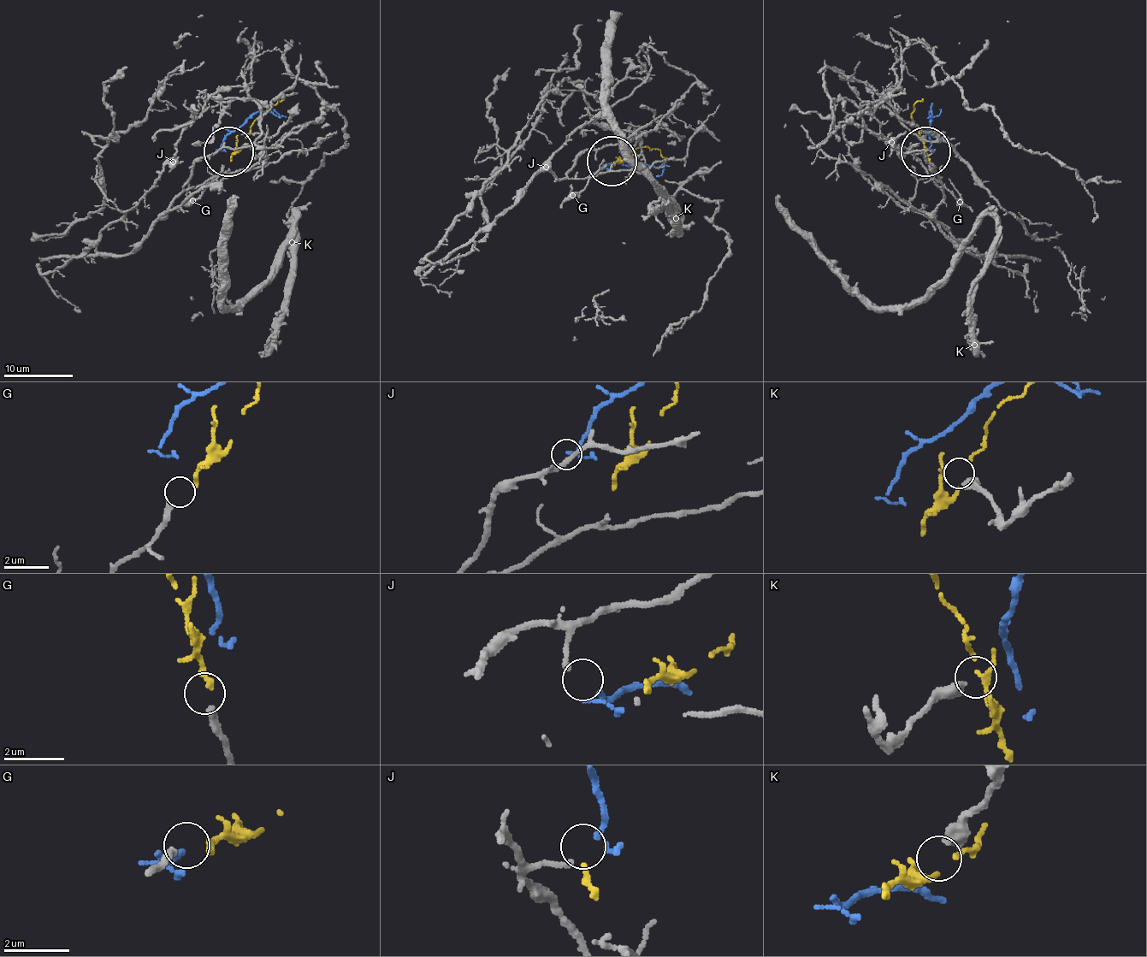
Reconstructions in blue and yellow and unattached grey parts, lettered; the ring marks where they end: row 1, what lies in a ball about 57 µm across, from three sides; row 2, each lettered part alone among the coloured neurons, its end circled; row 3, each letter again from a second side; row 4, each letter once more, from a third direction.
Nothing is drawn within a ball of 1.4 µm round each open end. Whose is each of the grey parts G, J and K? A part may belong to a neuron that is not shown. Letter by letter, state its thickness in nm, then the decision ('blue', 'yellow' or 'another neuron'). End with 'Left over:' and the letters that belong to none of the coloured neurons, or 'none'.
G: 240 nm | yellow
J: 160 nm | blue
K: 400 nm | another neuron
Left over: K

